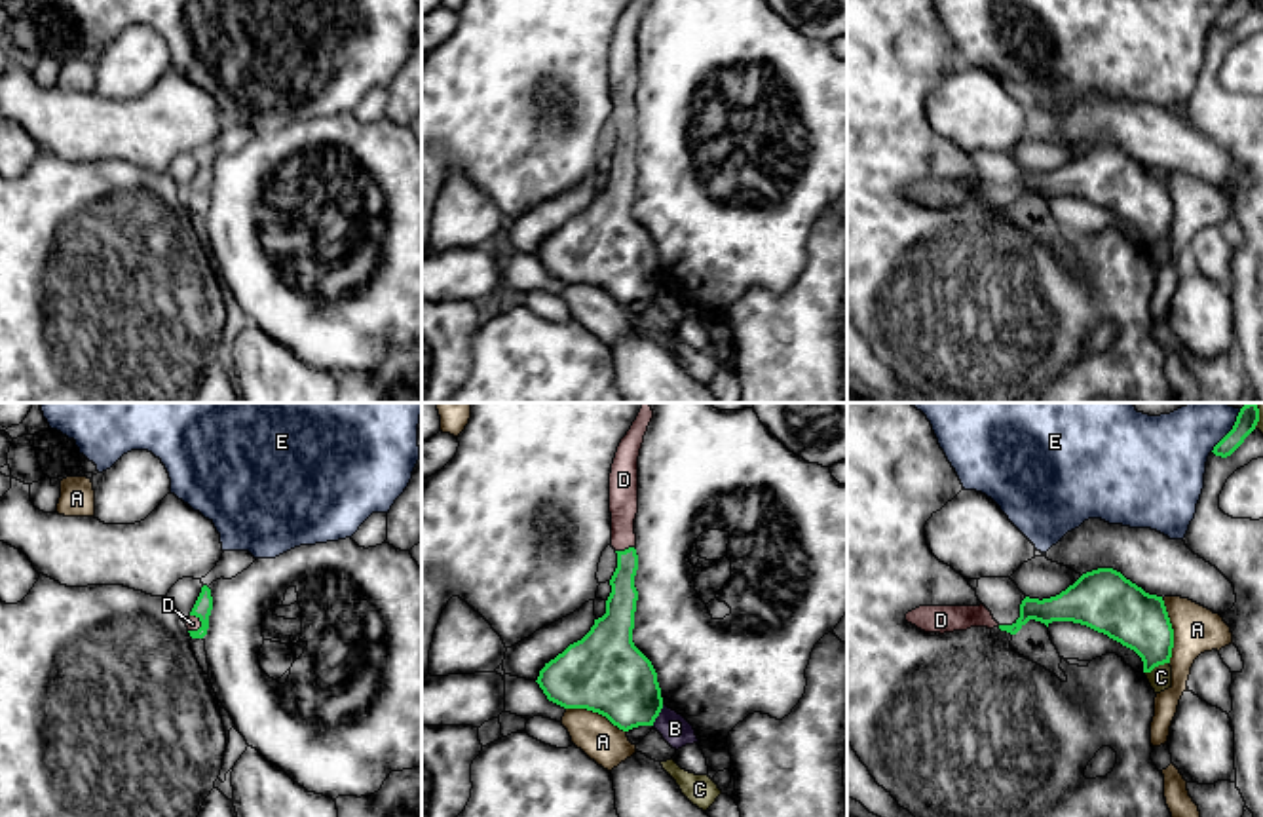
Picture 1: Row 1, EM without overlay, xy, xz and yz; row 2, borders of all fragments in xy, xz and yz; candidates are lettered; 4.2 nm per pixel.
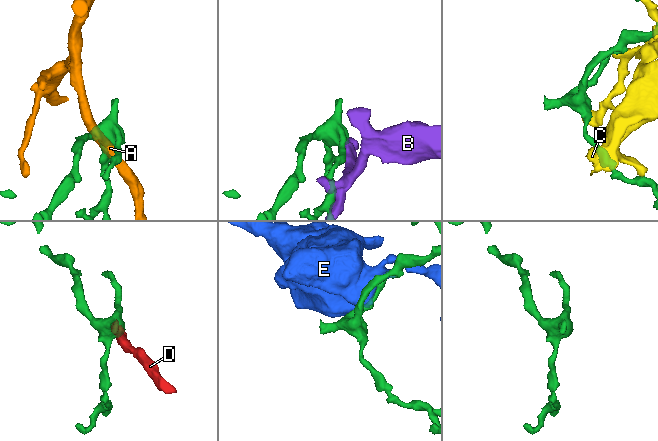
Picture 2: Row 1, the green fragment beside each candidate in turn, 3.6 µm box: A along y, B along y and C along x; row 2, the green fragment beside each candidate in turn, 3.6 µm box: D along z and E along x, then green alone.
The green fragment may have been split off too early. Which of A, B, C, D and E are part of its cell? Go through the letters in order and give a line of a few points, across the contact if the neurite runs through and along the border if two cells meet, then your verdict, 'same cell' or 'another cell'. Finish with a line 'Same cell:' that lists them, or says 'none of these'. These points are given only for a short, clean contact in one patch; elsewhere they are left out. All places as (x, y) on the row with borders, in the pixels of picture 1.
A: another cell
B: another cell
C: another cell
D: line xz (622, 603), (625, 550), (623, 491); same cell
E: another cell
Same cell: D

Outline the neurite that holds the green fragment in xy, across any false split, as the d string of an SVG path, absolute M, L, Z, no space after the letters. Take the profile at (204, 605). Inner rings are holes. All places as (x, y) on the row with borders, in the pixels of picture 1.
M203 585L186 621L192 638L203 638L207 635L211 610L213 610L211 589Z

